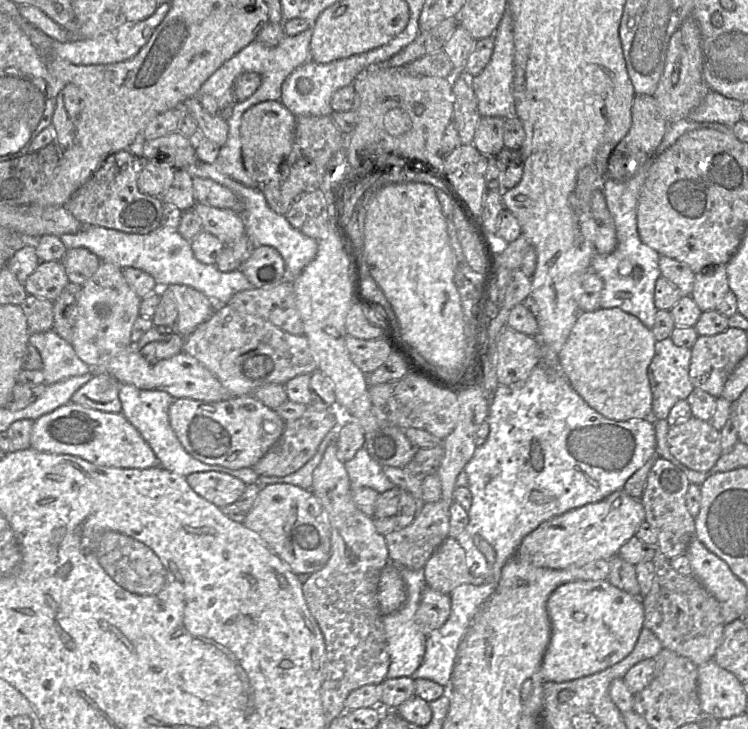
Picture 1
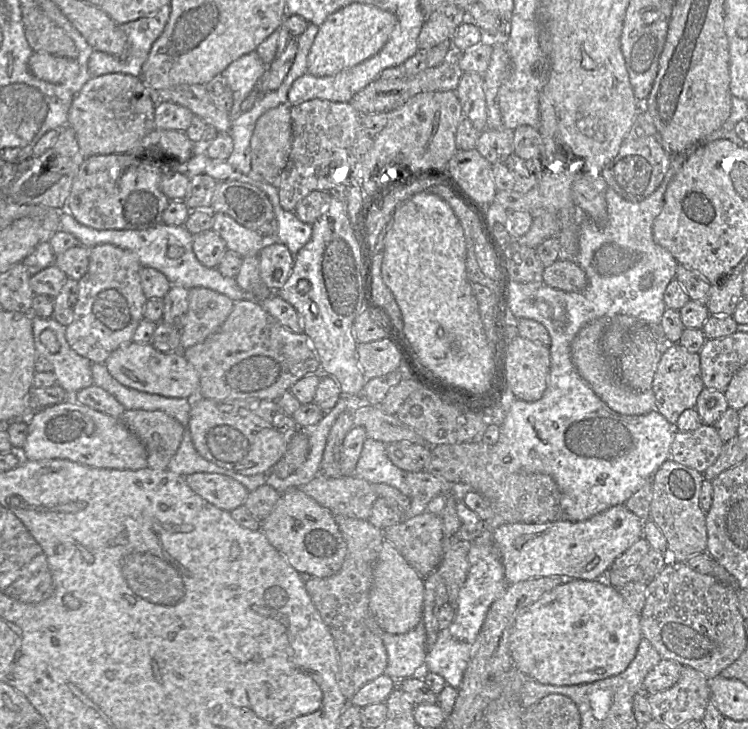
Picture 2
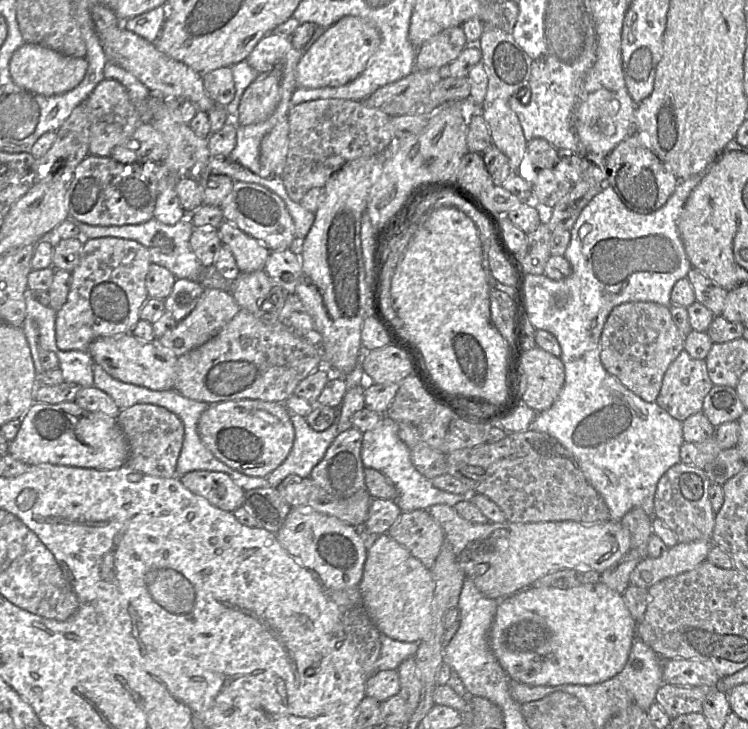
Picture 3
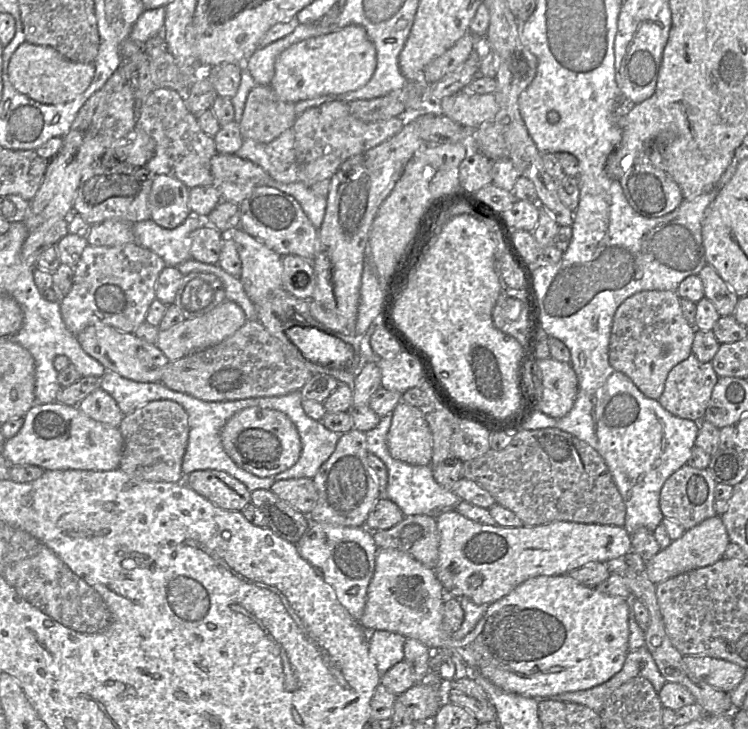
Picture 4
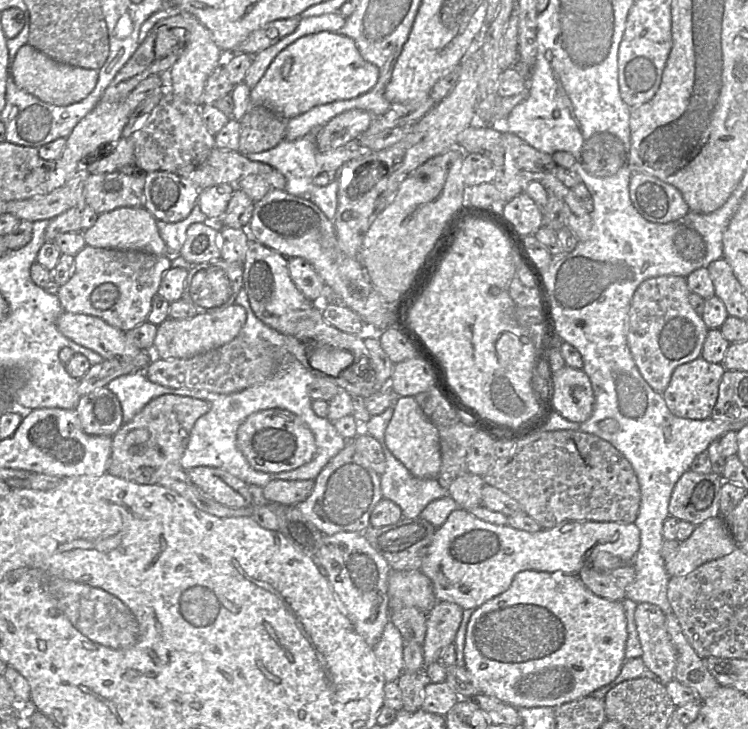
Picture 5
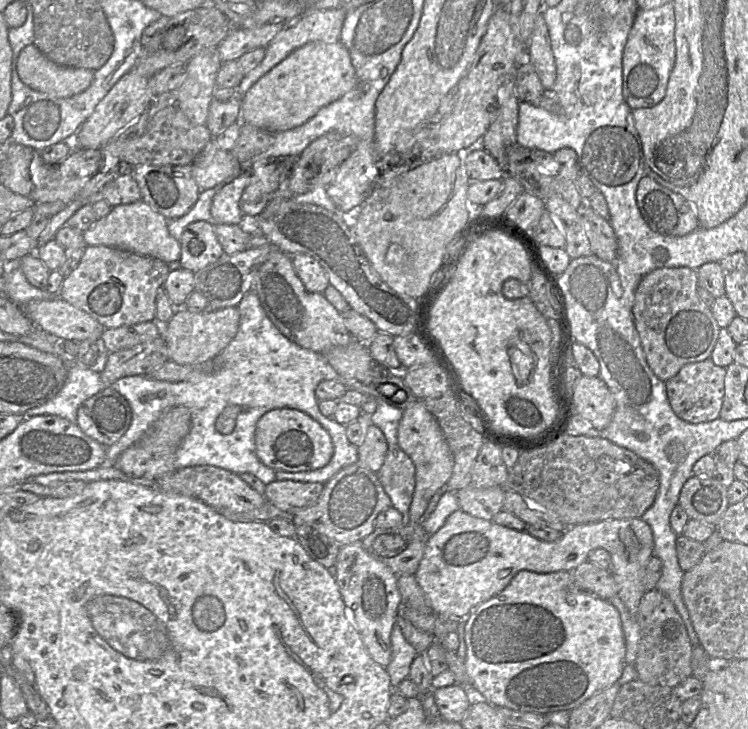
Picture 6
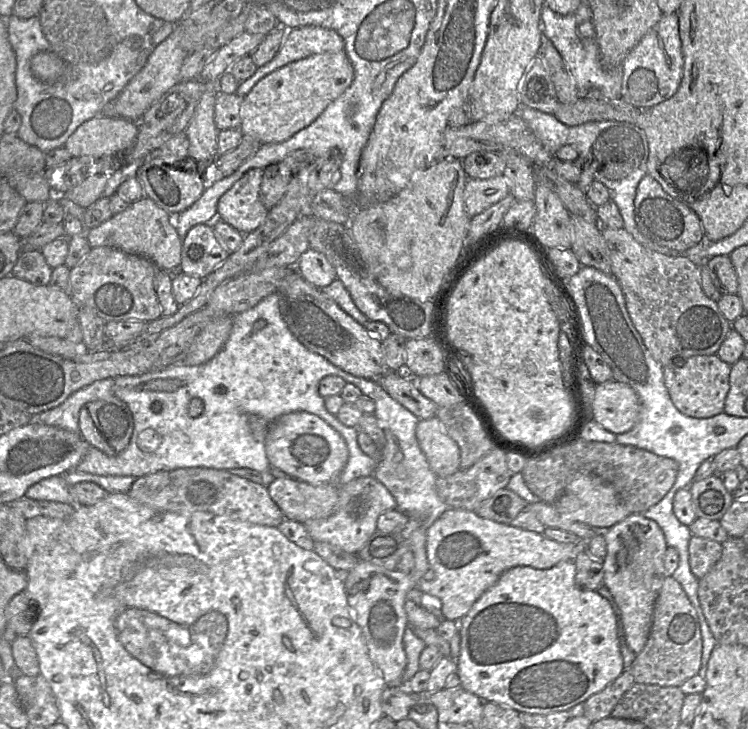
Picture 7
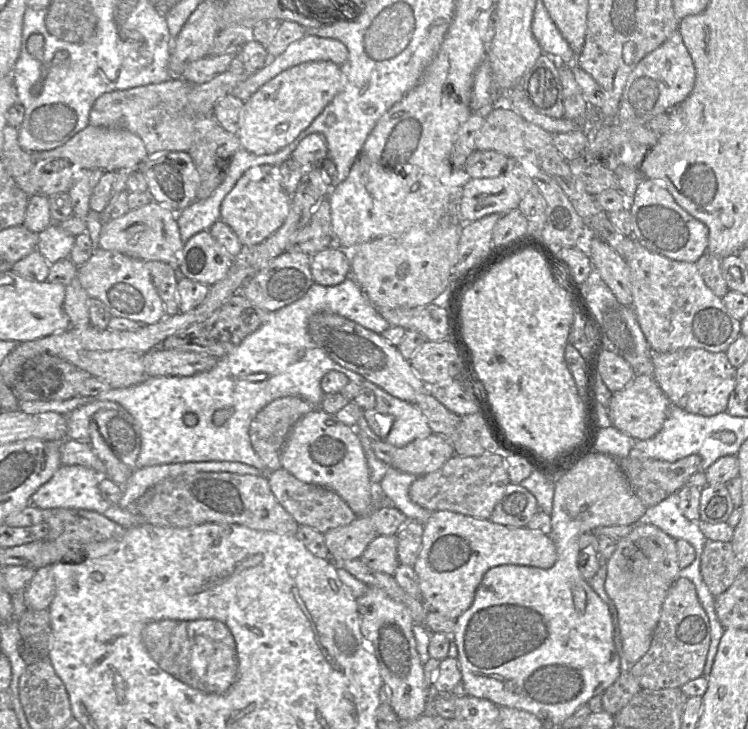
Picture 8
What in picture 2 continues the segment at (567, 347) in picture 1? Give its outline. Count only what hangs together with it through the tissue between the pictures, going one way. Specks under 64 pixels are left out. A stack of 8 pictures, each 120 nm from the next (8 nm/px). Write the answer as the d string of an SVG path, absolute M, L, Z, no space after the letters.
M598 318L583 326L571 343L571 358L579 375L594 393L613 411L622 415L643 415L655 410L656 402L652 390L637 391L625 385L611 370L601 350L601 338L609 318Z

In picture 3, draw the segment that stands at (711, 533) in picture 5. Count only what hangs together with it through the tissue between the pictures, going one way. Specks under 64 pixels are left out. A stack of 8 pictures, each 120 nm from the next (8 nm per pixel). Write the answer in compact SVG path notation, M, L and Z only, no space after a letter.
M704 540L678 542L660 557L643 557L630 574L630 585L649 589L667 577L693 570L706 561L712 546L712 541Z

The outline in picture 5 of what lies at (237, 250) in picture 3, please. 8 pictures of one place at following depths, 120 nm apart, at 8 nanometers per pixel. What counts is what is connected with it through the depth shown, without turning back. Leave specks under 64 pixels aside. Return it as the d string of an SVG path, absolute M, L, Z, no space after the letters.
M256 240L248 242L243 262L243 287L255 315L281 334L293 336L293 324L315 304L295 286L288 270L288 259Z

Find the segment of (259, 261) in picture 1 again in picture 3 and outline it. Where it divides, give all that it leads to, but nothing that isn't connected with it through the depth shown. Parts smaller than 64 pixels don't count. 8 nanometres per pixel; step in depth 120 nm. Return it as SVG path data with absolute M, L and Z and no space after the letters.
M298 245L281 251L272 251L266 261L265 272L288 294L295 294L302 276Z

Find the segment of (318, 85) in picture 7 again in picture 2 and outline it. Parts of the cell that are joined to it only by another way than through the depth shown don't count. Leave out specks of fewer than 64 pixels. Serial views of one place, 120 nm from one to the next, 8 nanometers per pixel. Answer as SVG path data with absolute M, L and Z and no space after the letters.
M353 2L330 14L319 26L307 57L307 72L316 77L335 75L378 53L388 41L397 18L390 11Z

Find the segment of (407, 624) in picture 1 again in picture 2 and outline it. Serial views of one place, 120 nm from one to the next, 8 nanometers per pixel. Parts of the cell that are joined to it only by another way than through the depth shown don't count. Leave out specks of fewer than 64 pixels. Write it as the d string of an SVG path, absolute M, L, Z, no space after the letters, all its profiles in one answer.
M423 619L407 633L383 632L383 643L387 652L384 674L400 681L423 672L426 659L426 631Z

